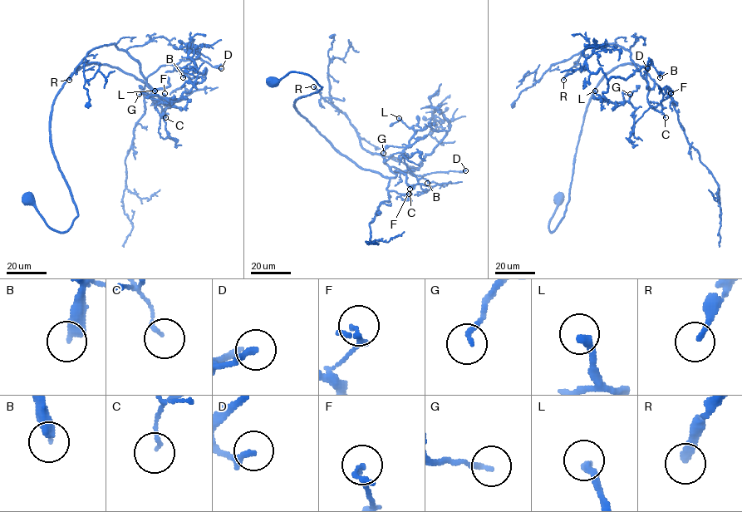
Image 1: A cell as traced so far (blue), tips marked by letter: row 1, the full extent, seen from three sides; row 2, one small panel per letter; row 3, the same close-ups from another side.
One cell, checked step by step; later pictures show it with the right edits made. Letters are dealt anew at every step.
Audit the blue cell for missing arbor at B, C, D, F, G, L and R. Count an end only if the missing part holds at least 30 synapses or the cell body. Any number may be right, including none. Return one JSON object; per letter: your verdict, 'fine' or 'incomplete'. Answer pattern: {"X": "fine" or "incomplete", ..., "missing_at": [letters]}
{"B": "fine", "C": "fine", "D": "fine", "F": "fine", "G": "fine", "L": "incomplete", "R": "incomplete", "missing_at": ["L", "R"]}

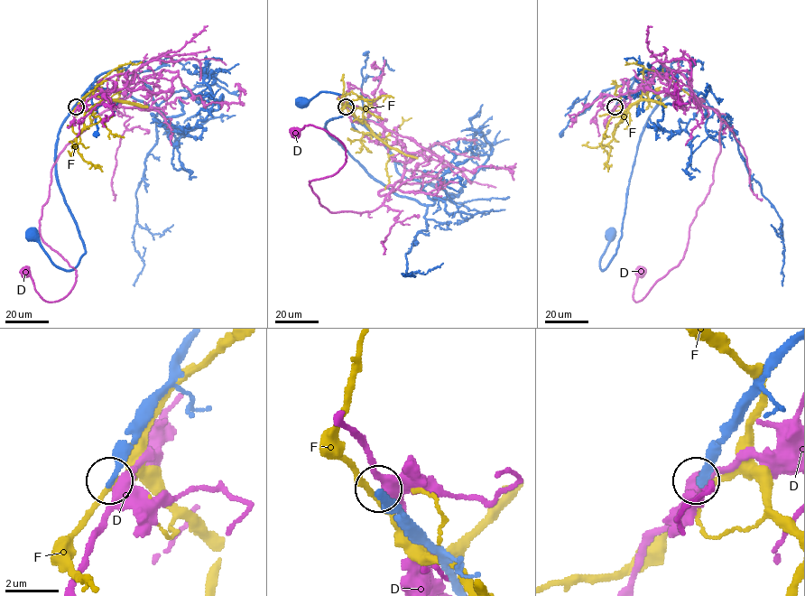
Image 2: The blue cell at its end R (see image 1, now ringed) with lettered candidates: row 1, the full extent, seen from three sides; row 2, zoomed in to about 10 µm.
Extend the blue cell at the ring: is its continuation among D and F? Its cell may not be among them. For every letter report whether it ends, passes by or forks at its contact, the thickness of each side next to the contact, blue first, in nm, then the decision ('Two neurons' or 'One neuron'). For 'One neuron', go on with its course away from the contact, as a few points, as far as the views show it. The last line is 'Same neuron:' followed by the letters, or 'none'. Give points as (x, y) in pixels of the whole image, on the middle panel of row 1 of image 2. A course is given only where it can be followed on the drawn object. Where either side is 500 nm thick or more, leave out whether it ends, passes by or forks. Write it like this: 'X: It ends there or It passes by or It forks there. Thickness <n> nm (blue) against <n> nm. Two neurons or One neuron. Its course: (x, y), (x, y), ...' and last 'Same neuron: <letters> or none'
D: It forks there. Thickness 300 nm (blue) against 400 nm. Two neurons
F: It passes by. Thickness 280 nm (blue) against 200 nm. Two neurons
Same neuron: none

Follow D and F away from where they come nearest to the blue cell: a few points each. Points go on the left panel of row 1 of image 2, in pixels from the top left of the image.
D: (77, 107), (167, 92), (178, 70), (109, 101), (52, 168), (40, 234), (71, 290), (48, 302), (25, 271)
F: (77, 107), (87, 111), (102, 99), (93, 90), (115, 69), (118, 73), (119, 95), (115, 103)

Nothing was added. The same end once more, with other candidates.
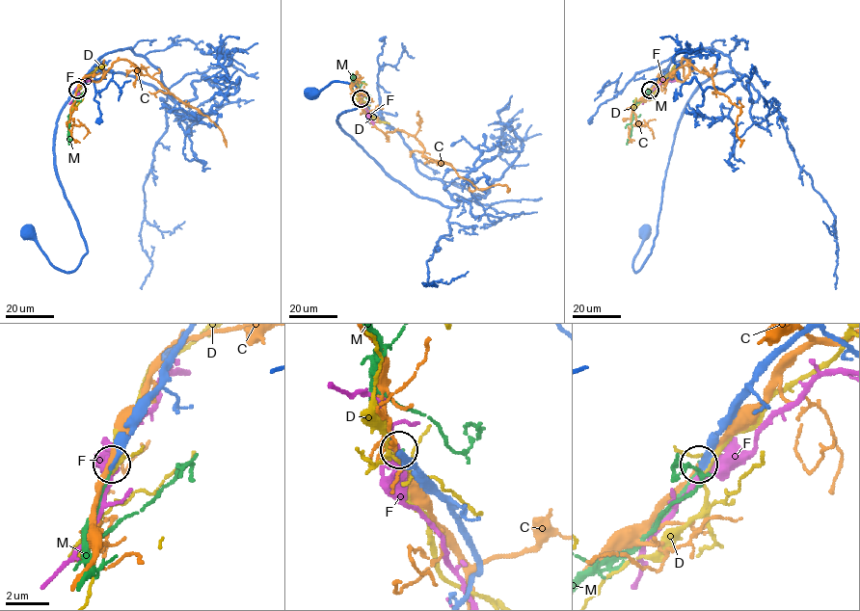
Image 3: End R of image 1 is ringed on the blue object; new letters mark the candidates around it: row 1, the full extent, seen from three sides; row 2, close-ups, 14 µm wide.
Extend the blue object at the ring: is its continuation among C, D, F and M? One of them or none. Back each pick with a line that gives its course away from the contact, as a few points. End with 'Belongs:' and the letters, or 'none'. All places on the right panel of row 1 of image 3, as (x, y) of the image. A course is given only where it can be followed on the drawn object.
M: Its course: (650, 90), (634, 106), (631, 136), (626, 144)
Belongs: M

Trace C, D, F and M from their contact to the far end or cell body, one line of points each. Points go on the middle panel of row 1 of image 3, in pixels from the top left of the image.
C: (362, 99), (368, 119), (384, 133), (410, 134), (423, 155), (449, 163), (477, 189), (510, 189)
D: (362, 100), (356, 81), (366, 84)
F: (361, 99), (373, 125)
M: (361, 98), (352, 74)

